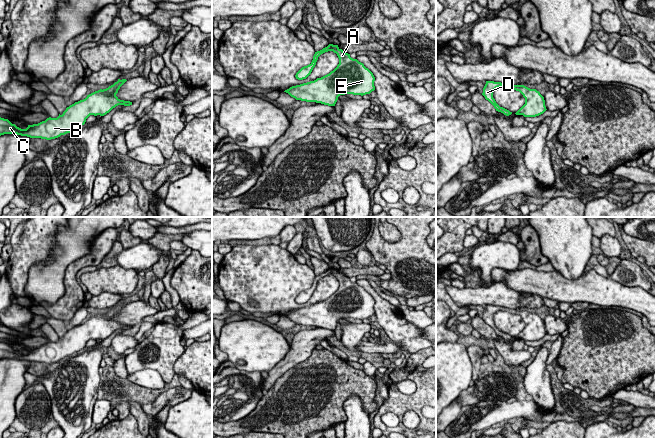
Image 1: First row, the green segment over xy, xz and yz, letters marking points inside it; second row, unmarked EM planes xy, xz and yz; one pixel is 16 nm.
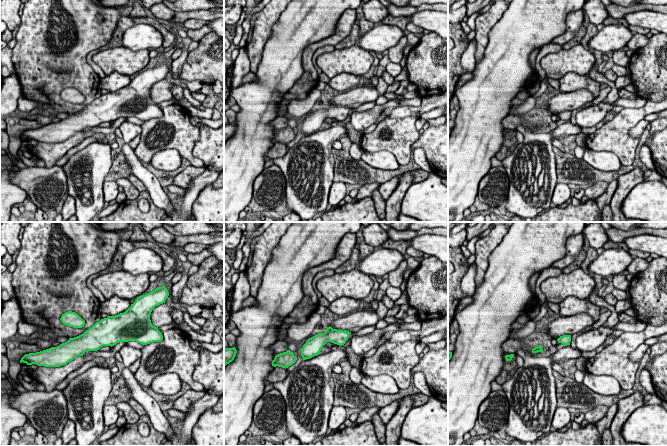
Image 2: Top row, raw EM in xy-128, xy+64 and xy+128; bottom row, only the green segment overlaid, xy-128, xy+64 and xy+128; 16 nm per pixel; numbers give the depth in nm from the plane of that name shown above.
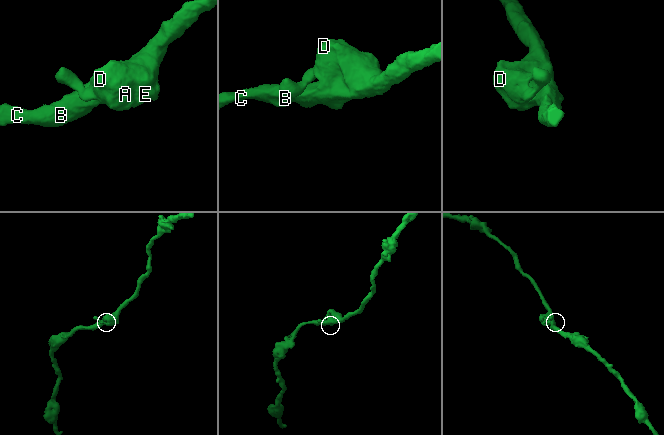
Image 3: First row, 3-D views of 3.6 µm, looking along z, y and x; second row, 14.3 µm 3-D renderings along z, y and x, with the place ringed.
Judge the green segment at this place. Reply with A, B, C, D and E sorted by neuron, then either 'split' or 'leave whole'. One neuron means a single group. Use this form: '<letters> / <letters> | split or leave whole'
A B C D E | leave whole

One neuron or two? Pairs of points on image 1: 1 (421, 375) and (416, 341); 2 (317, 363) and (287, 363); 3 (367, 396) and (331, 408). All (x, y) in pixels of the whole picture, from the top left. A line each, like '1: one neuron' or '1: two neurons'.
1: two neurons
2: two neurons
3: one neuron

